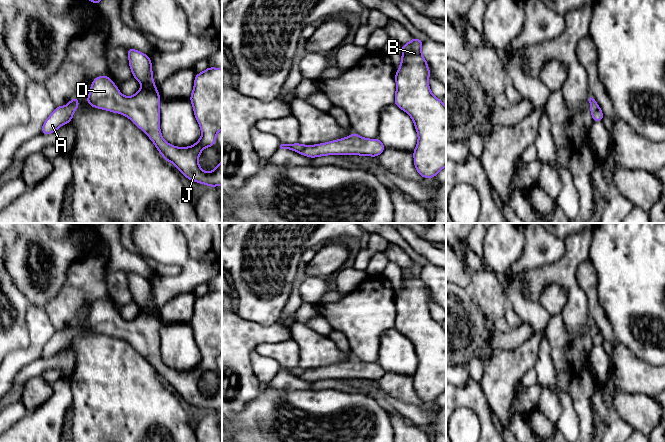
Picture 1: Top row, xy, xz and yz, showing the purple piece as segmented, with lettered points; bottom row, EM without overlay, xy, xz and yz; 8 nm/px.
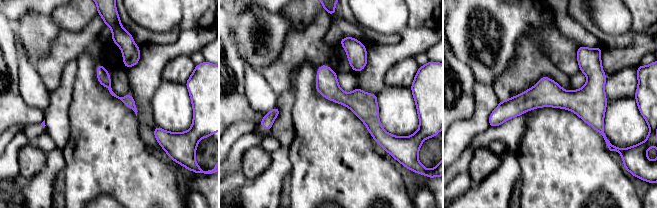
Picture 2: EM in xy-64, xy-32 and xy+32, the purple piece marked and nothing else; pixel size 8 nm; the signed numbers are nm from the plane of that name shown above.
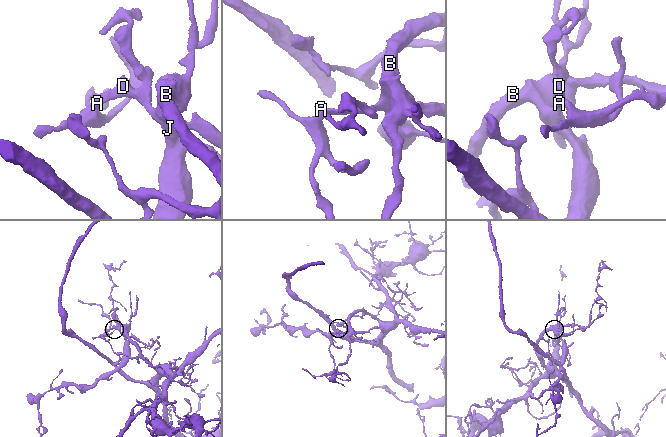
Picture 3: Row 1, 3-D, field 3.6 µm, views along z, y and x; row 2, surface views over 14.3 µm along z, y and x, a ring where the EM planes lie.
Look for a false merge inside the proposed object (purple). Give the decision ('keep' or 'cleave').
keep

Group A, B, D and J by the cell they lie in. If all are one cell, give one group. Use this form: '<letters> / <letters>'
A B D J

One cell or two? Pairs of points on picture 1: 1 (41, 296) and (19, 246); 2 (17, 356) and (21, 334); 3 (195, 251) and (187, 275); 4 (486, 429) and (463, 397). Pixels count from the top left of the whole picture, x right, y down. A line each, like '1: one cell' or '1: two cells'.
1: one cell
2: two cells
3: two cells
4: one cell

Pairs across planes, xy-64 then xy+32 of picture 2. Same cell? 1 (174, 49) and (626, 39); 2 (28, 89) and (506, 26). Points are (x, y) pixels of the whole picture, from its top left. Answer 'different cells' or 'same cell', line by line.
1: different cells
2: different cells

